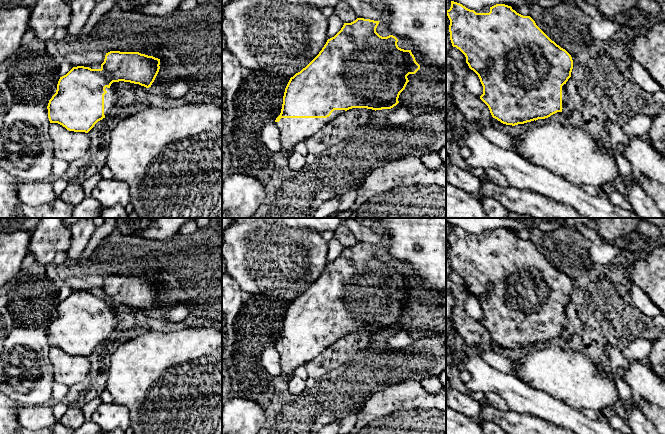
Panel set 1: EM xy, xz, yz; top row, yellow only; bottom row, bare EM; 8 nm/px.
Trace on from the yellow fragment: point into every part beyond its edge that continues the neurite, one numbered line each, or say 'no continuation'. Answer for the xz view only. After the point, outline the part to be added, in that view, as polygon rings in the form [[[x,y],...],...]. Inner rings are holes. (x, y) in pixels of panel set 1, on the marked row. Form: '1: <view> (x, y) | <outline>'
1: xz (293, 130) | [[[334,110],[327,118],[281,118],[279,122],[275,122],[281,133],[279,152],[288,158],[294,153],[297,143],[305,142],[344,112],[345,110]]]

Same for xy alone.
1: xy (110, 98) | [[[112,85],[109,88],[106,87],[105,90],[107,93],[104,95],[104,115],[107,117],[117,101],[117,93]]]

